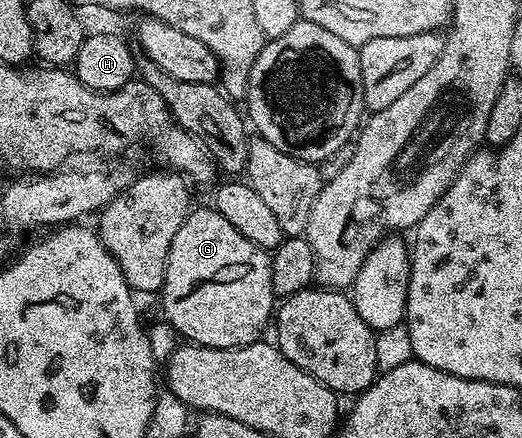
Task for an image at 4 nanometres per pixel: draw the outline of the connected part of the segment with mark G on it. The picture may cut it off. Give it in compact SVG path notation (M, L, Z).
M207 207L207 209L191 208L189 215L180 223L180 231L176 231L176 239L172 239L172 247L168 251L168 267L166 268L166 282L162 284L160 298L162 297L162 309L166 312L165 320L175 329L179 338L196 345L206 345L209 349L235 349L241 345L251 345L253 341L259 340L266 329L266 324L271 324L272 314L276 309L276 294L272 287L272 263L271 254L265 249L261 249L252 239L244 239L224 215L220 215L217 209Z

